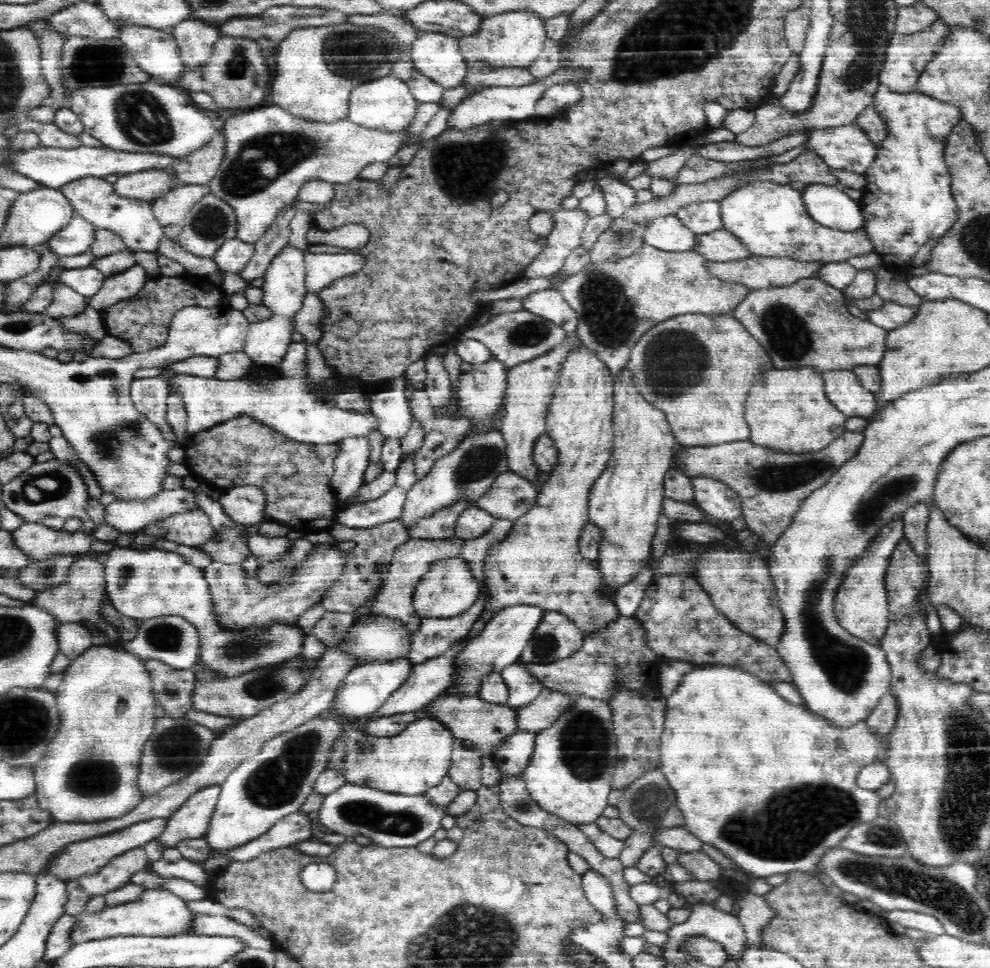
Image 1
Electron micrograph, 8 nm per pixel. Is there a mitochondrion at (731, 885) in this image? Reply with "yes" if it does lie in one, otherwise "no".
no

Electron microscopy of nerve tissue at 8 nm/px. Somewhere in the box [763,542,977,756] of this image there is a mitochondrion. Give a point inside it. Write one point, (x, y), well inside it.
(841, 745)

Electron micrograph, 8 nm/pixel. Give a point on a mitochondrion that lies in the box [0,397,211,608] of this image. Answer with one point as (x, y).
(110, 443)

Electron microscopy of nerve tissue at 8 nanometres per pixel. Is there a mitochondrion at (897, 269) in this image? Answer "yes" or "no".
no

